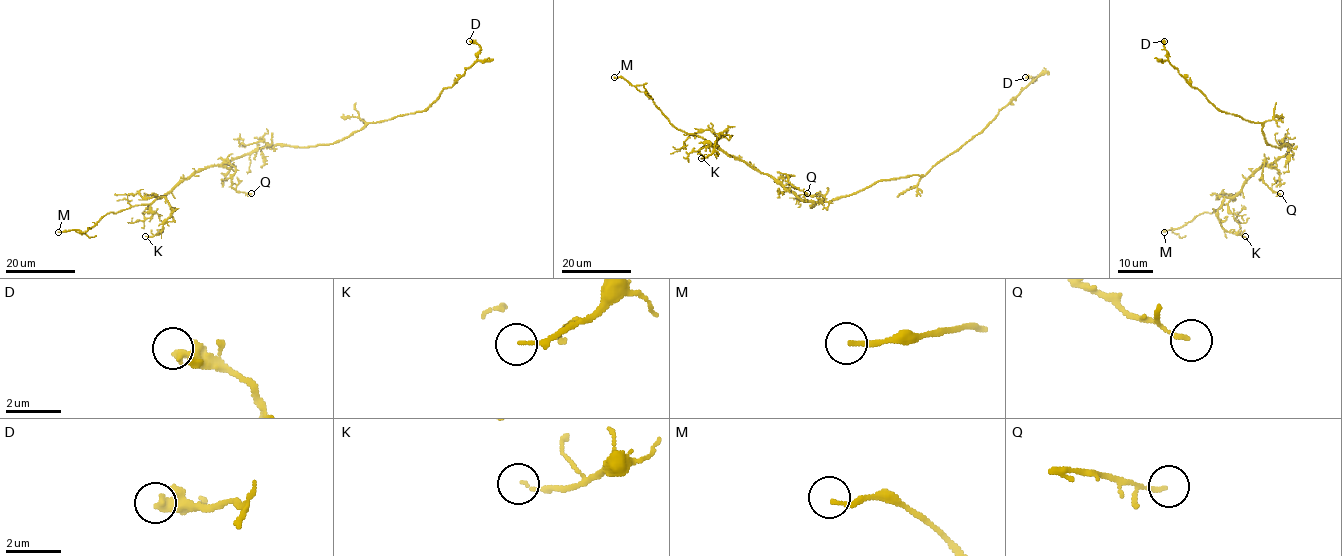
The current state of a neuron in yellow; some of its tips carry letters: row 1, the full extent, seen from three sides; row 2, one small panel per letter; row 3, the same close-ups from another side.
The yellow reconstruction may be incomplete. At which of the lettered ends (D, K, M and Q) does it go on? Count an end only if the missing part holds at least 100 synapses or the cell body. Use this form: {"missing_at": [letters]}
{"missing_at": ["M"]}

